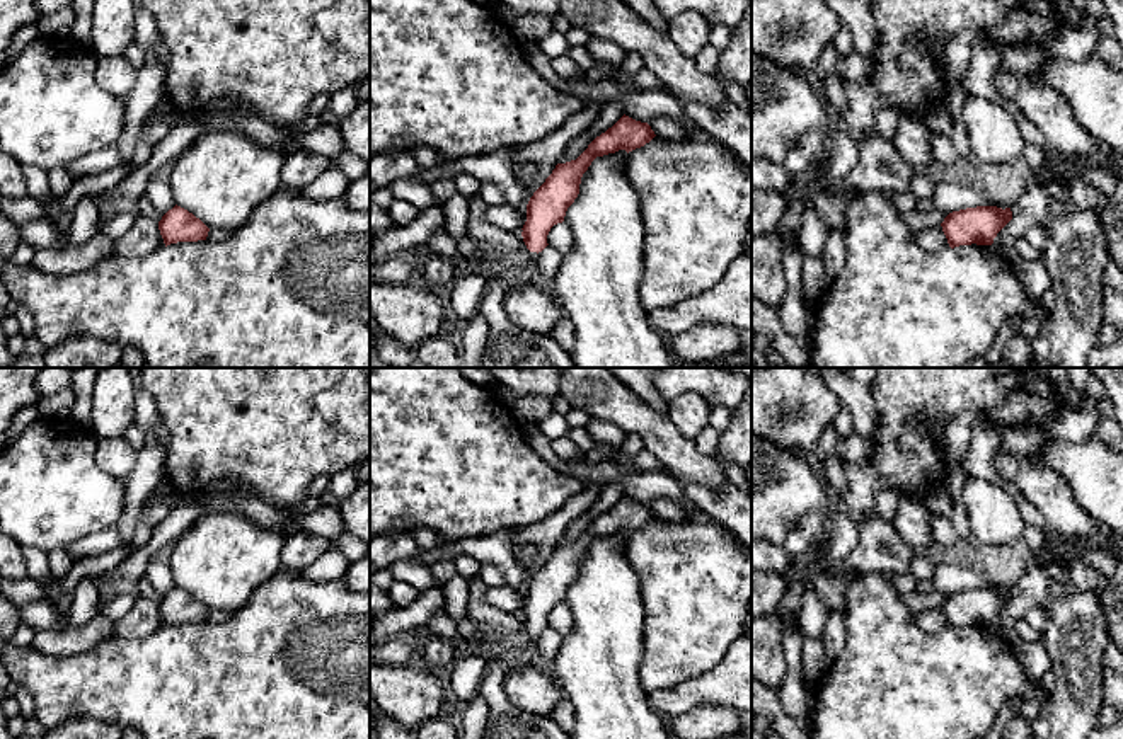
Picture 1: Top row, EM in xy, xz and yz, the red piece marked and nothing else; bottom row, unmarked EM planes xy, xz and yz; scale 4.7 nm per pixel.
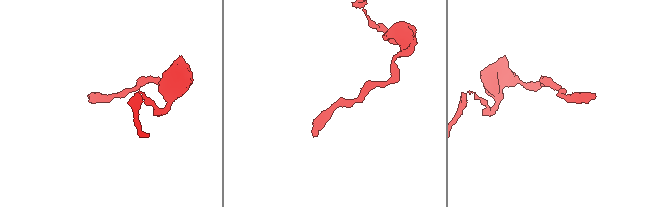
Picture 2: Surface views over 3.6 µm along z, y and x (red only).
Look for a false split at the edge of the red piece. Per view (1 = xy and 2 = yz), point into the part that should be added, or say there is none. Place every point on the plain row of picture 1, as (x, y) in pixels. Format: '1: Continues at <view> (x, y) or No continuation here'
1: No continuation here
2: No continuation here

